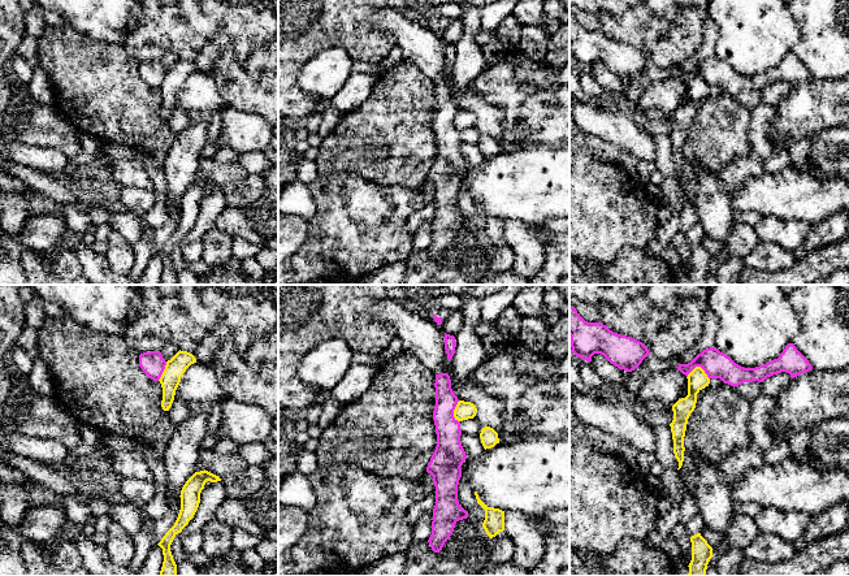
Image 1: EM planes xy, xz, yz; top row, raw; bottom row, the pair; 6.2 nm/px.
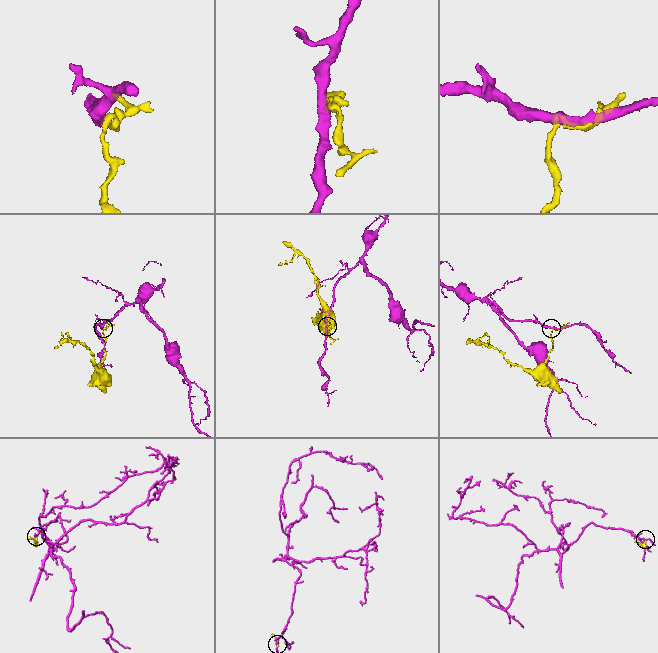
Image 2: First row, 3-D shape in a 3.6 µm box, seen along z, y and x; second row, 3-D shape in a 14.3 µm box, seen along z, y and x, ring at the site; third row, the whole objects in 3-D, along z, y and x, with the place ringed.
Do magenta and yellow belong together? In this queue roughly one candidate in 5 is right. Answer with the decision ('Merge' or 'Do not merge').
Do not merge

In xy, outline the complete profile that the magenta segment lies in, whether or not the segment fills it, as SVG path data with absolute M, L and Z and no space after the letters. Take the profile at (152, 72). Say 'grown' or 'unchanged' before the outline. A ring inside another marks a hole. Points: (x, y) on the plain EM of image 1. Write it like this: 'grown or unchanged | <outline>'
unchanged | M150 60L139 64L139 75L146 82L146 85L153 90L159 90L166 70L160 60Z

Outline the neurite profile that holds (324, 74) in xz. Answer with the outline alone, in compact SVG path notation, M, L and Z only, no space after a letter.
M330 47L303 64L298 87L319 99L332 99L352 74L354 60L339 47Z

